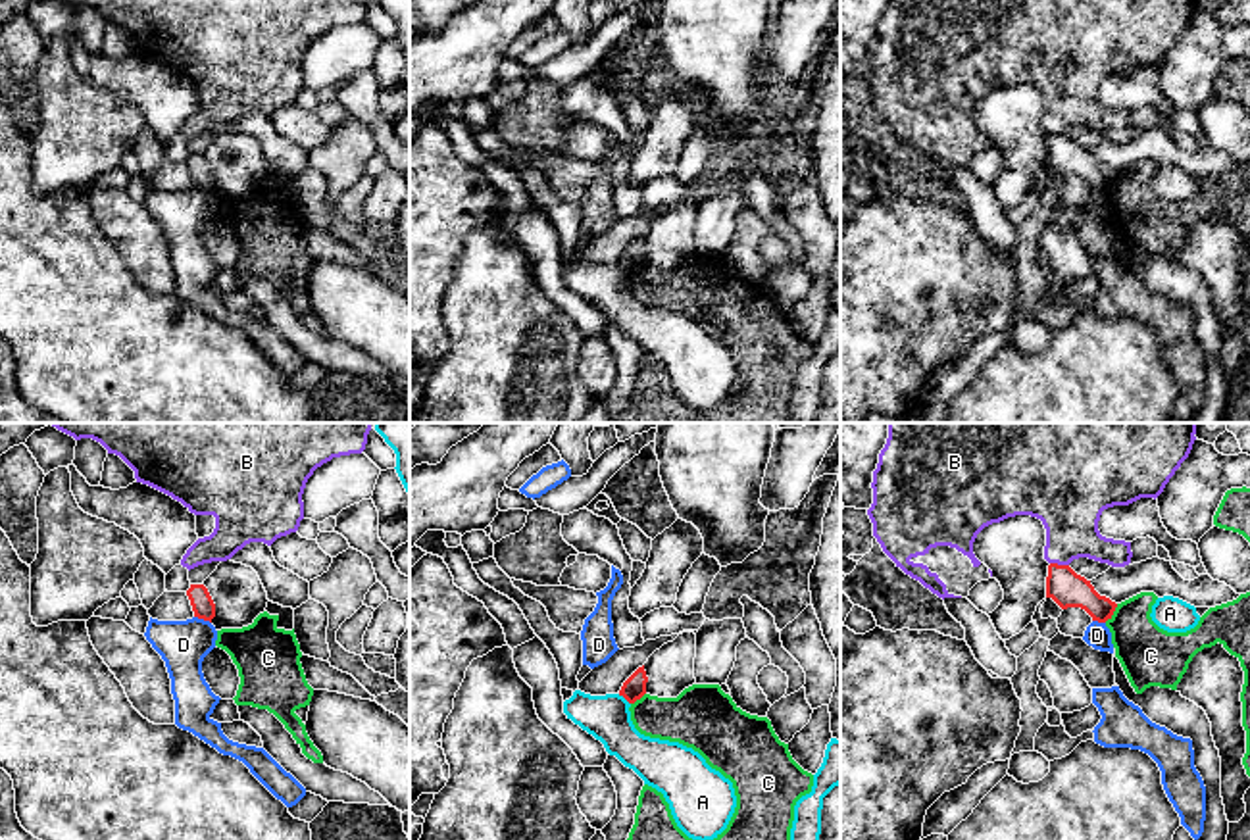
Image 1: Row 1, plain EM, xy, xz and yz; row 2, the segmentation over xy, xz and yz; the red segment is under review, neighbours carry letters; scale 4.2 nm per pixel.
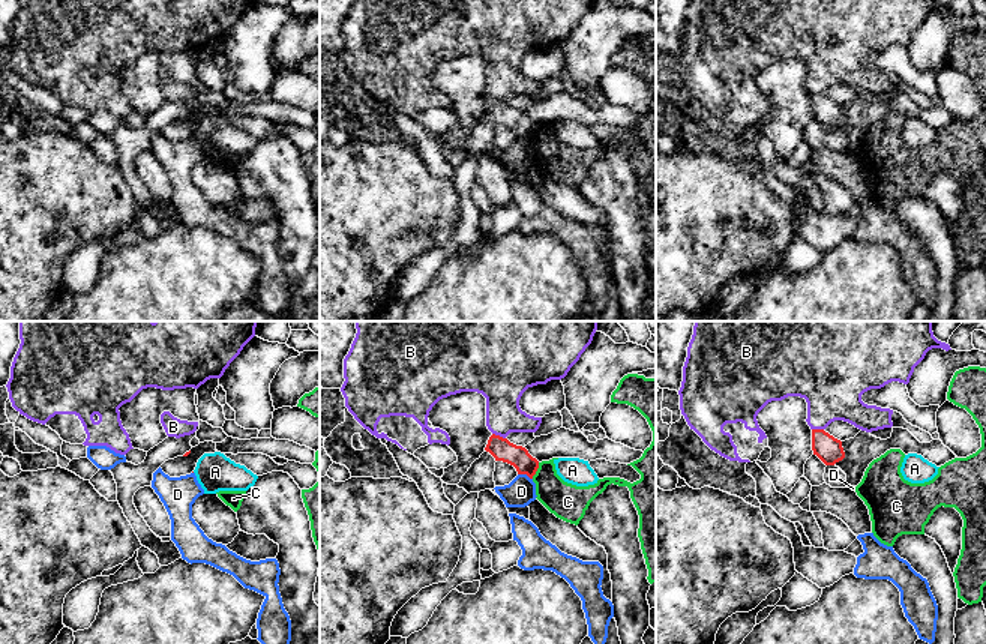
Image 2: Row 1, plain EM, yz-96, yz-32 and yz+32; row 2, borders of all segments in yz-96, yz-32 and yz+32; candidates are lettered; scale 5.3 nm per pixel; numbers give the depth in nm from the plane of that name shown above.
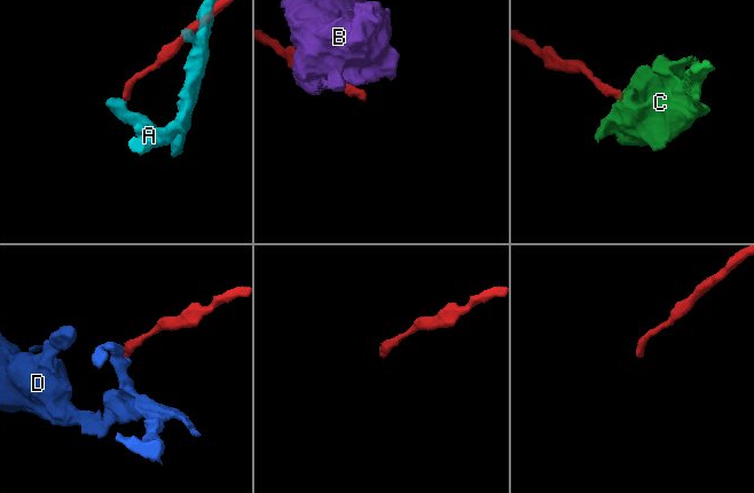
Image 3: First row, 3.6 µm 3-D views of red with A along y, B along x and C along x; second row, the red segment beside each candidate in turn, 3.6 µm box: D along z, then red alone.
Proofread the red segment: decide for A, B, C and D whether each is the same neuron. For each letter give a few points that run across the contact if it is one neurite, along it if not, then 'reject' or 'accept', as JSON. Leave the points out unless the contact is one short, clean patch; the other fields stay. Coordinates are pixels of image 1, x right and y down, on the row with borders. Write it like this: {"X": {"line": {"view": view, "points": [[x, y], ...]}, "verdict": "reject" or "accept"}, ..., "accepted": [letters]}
{"A": {"verdict": "reject"}, "B": {"verdict": "reject"}, "C": {"line": {"view": "yz", "points": [[1118, 604], [1104, 621]]}, "verdict": "reject"}, "D": {"line": {"view": "xy", "points": [[195, 616], [210, 623]]}, "verdict": "reject"}, "accepted": []}

